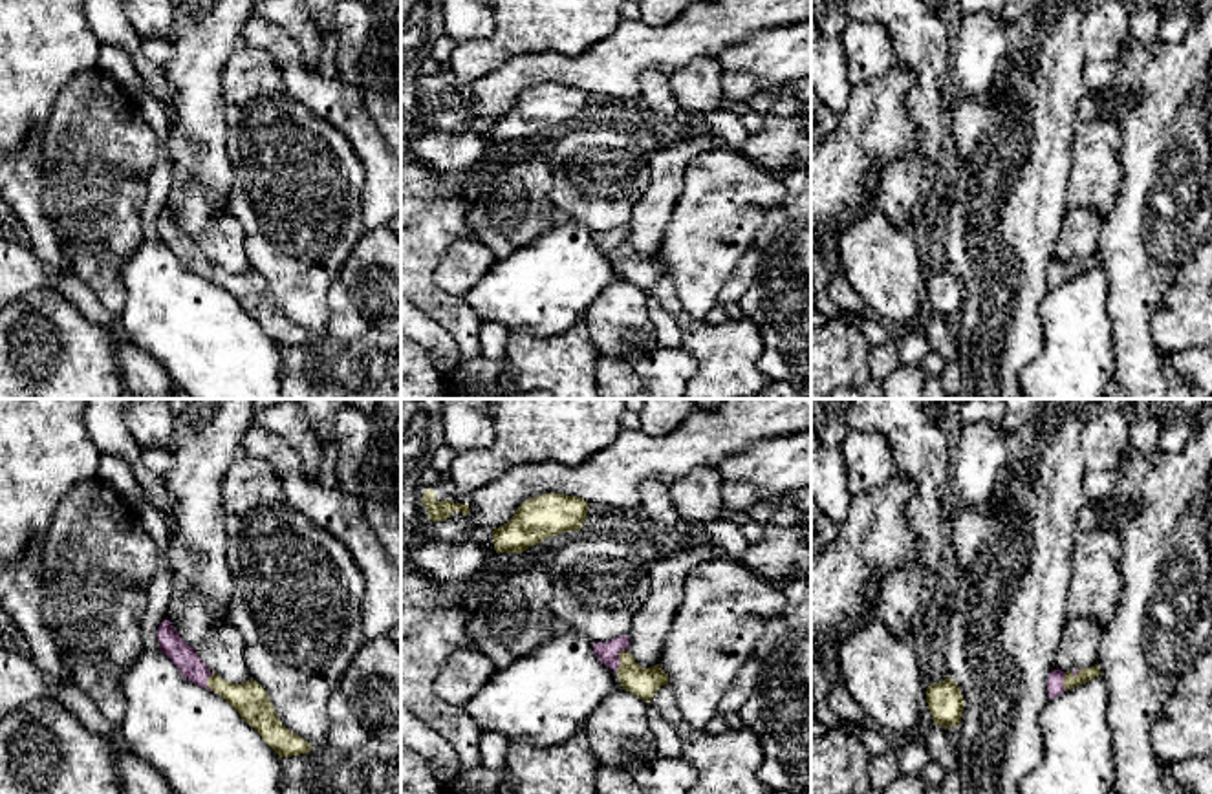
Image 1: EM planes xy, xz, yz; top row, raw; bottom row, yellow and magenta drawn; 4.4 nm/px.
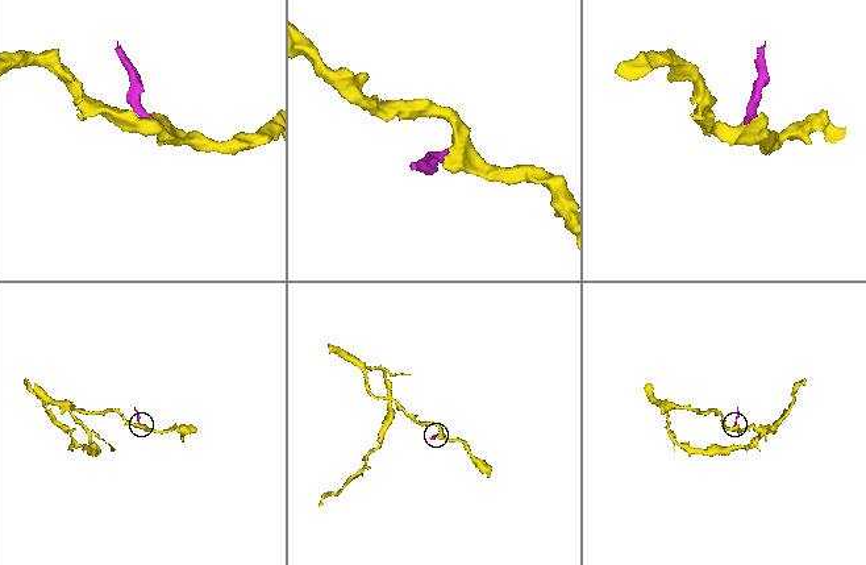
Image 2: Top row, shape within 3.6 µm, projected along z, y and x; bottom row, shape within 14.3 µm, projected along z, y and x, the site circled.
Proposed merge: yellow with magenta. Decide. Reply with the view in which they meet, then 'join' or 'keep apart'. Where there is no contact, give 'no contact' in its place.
xz | join

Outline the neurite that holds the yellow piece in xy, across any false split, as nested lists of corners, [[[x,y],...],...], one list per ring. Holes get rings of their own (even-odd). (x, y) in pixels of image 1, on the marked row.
[[[170,620],[159,624],[157,642],[185,679],[222,695],[280,757],[308,754],[313,748],[282,724],[267,692],[256,681],[234,684],[212,673],[194,648],[179,637]]]

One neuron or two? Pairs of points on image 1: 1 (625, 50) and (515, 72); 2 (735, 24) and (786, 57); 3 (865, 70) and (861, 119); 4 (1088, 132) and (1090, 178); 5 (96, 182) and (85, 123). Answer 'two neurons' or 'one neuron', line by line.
1: one neuron
2: two neurons
3: two neurons
4: one neuron
5: one neuron

